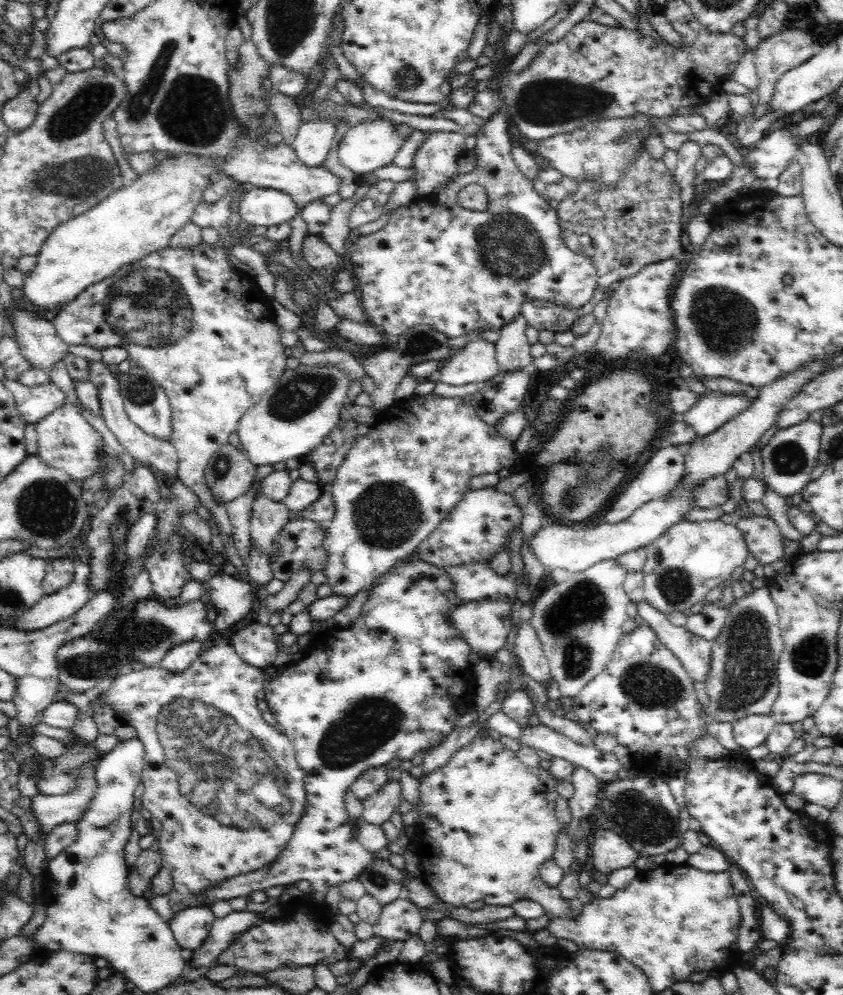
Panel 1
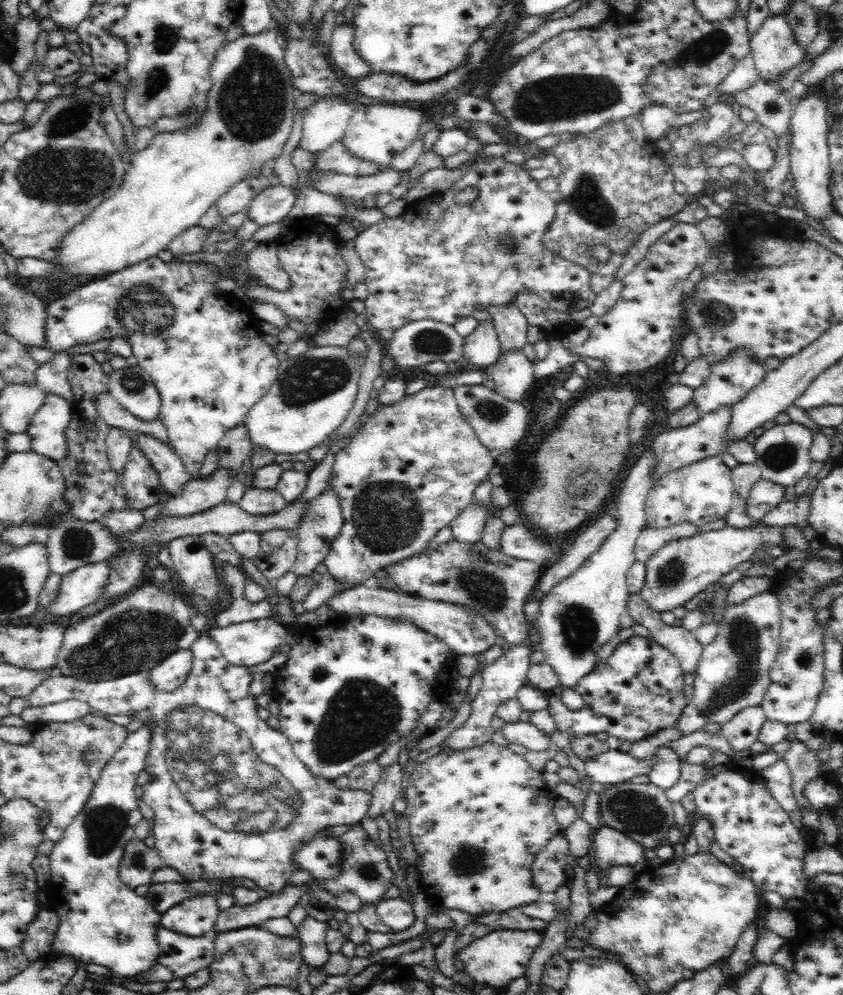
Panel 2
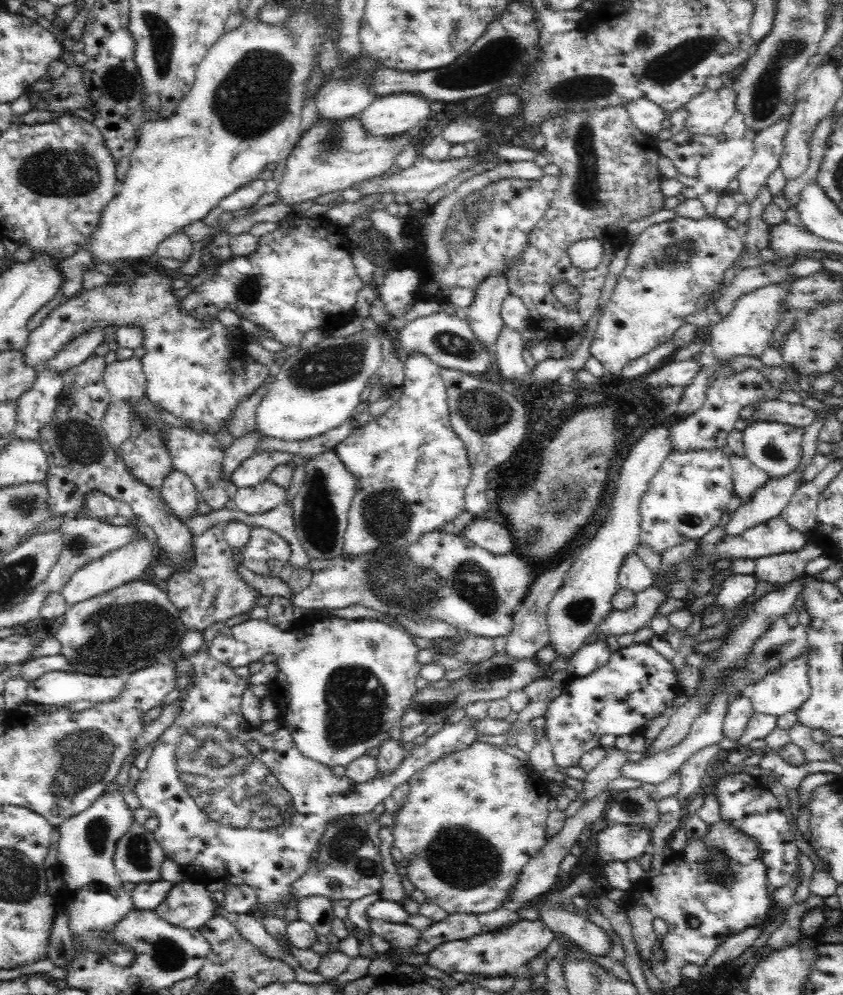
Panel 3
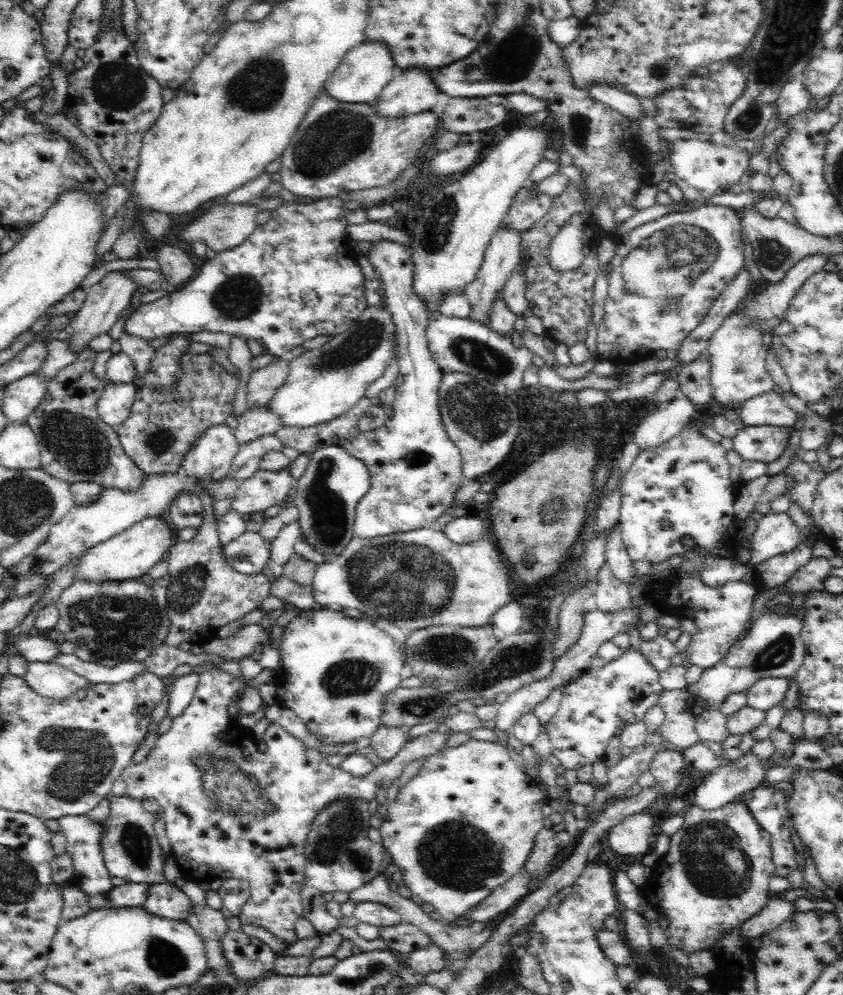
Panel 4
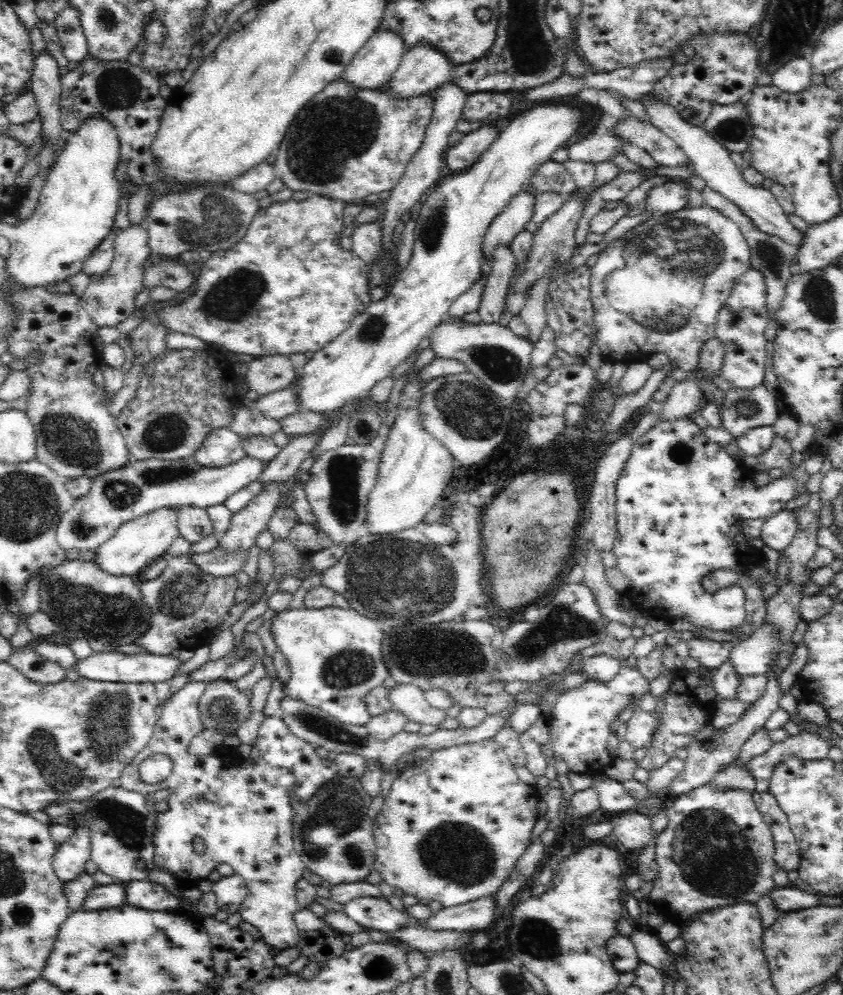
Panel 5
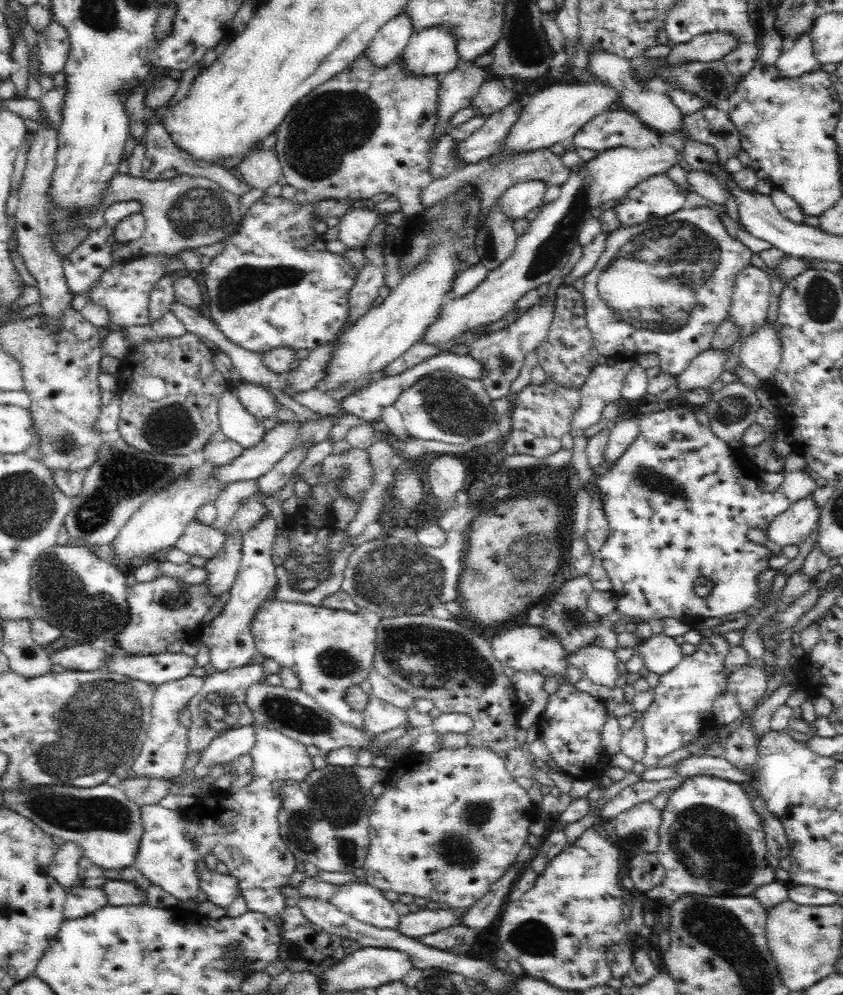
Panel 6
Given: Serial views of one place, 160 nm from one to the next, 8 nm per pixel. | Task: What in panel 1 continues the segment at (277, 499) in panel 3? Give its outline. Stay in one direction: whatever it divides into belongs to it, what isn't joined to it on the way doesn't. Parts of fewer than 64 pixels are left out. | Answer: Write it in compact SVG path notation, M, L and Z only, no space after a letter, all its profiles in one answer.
M259 492L250 504L250 536L253 545L266 555L276 550L274 536L288 522L291 510L282 500L272 500Z

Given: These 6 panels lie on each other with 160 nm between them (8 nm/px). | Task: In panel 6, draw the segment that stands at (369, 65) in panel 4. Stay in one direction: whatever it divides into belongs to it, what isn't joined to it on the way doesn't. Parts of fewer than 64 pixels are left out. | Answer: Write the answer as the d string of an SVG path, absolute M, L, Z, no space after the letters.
M403 12L378 29L365 54L376 66L390 64L403 56L403 50L414 31L412 19Z

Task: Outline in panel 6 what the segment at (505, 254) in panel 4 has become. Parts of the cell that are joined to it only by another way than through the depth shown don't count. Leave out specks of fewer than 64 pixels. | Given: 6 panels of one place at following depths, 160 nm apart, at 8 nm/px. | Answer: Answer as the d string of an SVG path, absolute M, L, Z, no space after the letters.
M526 180L513 184L501 196L501 208L512 221L532 216L543 205L547 184L543 180Z

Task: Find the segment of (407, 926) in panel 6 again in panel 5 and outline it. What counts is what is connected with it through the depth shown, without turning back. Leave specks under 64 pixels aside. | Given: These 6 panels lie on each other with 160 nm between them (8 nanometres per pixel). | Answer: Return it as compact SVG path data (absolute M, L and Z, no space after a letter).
M493 896L479 898L471 903L444 907L428 918L416 920L413 924L431 931L482 931L494 922L496 905Z

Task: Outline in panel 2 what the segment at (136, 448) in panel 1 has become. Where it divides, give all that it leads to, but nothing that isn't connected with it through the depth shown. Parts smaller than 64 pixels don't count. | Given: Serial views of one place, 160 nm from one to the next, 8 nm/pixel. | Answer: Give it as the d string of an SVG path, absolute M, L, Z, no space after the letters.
M128 431L128 433L131 442L139 444L143 454L152 463L152 467L158 474L159 483L163 488L165 497L176 496L177 492L180 492L180 489L193 479L186 471L182 459L162 441L134 431Z

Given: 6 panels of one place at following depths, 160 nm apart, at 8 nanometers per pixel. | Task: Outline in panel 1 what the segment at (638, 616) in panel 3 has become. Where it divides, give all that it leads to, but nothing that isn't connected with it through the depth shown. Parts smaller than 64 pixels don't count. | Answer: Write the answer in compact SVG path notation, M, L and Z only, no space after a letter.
M720 519L690 523L680 521L673 524L662 536L645 546L646 560L642 566L644 573L644 600L656 610L668 612L687 612L691 606L714 597L720 586L730 579L732 572L744 565L749 553L743 532L735 525L726 524Z

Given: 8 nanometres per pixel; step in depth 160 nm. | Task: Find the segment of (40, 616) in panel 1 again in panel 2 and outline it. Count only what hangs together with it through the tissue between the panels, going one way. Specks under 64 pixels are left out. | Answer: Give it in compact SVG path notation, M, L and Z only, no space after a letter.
M110 559L76 568L61 578L58 596L49 604L46 612L52 616L66 616L97 602L103 595L110 575Z

